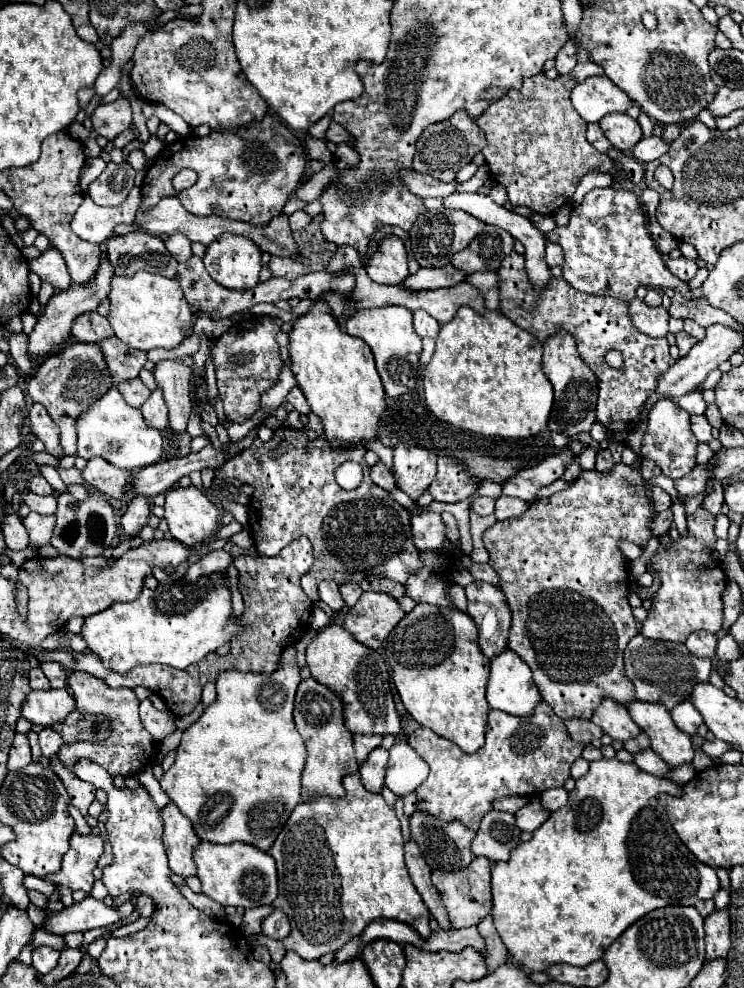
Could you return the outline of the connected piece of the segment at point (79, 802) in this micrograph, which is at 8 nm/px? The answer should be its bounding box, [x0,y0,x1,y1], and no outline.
[52,755,96,817]

